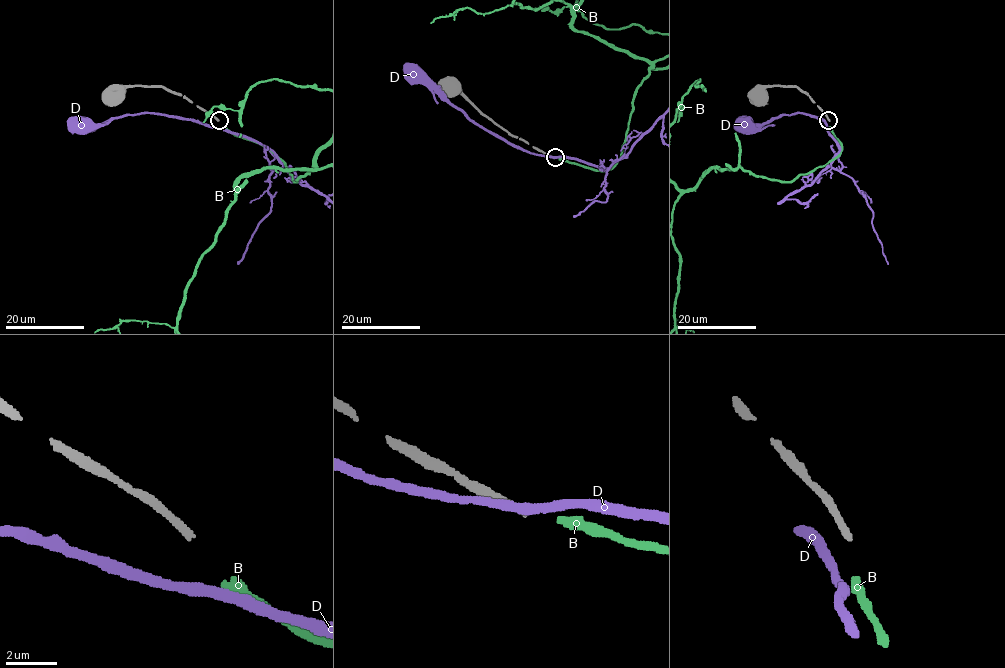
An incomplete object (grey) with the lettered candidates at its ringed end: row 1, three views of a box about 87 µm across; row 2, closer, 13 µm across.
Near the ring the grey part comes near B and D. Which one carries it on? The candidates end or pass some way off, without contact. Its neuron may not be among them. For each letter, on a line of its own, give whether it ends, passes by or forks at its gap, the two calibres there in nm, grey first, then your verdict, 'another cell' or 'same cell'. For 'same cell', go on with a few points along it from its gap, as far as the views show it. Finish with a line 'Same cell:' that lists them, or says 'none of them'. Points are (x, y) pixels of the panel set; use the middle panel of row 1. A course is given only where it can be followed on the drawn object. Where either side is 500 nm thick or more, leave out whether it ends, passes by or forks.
B: it ends there; 280 nm thick on the grey side, 380 nm on the other; same cell
D: it passes by; 280 nm thick on the grey side, 380 nm on the other; another cell
Same cell: B

